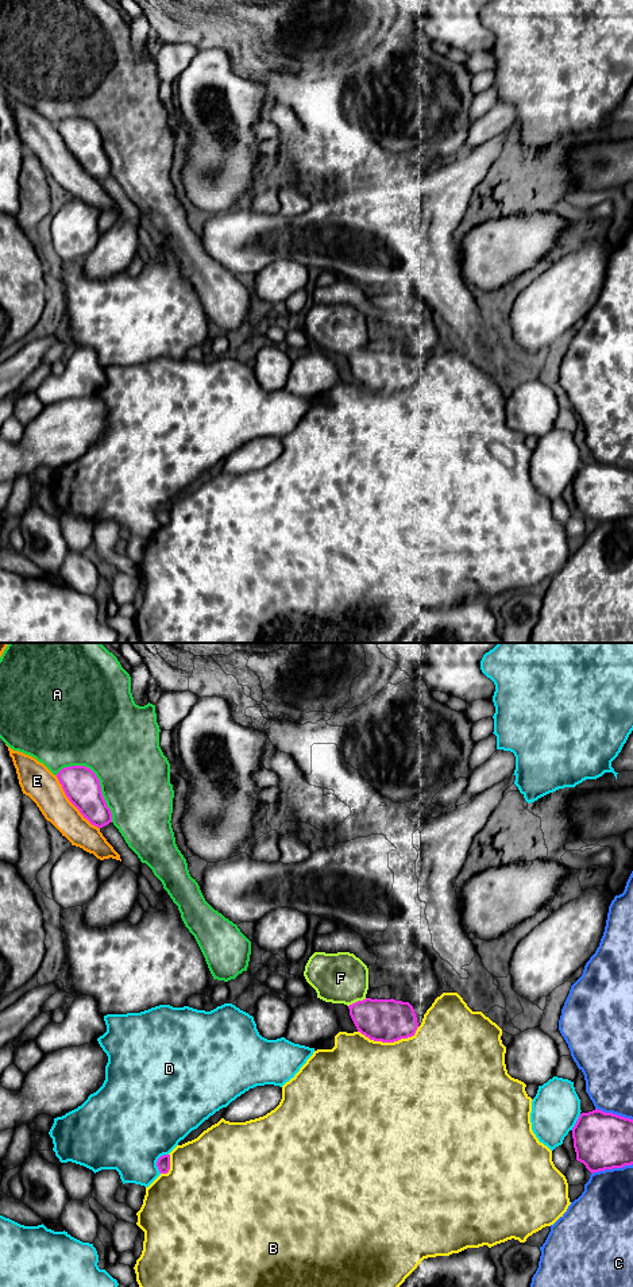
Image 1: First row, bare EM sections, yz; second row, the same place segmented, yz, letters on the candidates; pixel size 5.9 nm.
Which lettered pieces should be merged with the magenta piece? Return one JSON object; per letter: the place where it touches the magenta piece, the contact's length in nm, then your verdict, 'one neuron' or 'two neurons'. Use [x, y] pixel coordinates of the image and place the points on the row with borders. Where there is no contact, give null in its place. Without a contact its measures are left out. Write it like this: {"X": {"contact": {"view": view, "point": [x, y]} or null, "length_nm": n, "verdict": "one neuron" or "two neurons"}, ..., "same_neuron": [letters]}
{"A": {"contact": {"view": "yz", "point": [97, 778]}, "length_nm": 440, "verdict": "two neurons"}, "B": {"contact": {"view": "yz", "point": [389, 1041]}, "length_nm": 360, "verdict": "two neurons"}, "C": {"contact": {"view": "yz", "point": [612, 1168]}, "length_nm": 260, "verdict": "two neurons"}, "D": {"contact": {"view": "yz", "point": [157, 1162]}, "length_nm": 130, "verdict": "two neurons"}, "E": {"contact": {"view": "yz", "point": [72, 802]}, "length_nm": 420, "verdict": "two neurons"}, "F": {"contact": {"view": "yz", "point": [358, 1001]}, "length_nm": 120, "verdict": "one neuron"}, "same_neuron": ["F"]}

